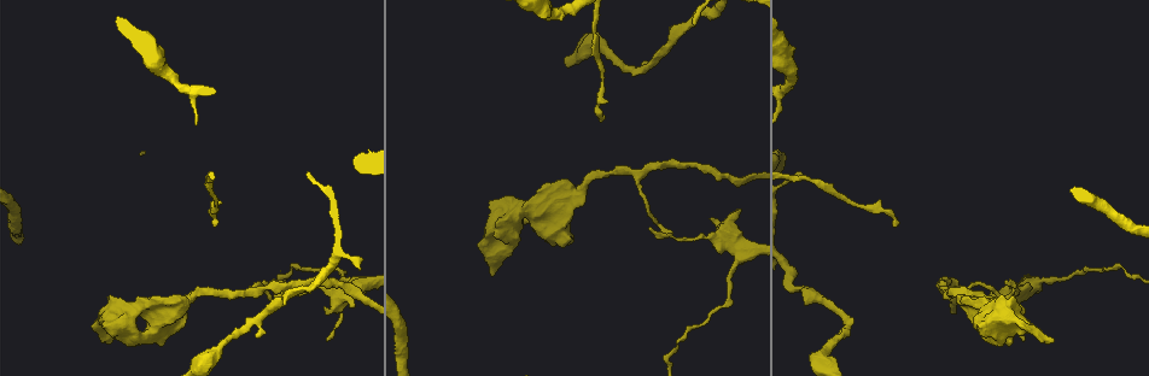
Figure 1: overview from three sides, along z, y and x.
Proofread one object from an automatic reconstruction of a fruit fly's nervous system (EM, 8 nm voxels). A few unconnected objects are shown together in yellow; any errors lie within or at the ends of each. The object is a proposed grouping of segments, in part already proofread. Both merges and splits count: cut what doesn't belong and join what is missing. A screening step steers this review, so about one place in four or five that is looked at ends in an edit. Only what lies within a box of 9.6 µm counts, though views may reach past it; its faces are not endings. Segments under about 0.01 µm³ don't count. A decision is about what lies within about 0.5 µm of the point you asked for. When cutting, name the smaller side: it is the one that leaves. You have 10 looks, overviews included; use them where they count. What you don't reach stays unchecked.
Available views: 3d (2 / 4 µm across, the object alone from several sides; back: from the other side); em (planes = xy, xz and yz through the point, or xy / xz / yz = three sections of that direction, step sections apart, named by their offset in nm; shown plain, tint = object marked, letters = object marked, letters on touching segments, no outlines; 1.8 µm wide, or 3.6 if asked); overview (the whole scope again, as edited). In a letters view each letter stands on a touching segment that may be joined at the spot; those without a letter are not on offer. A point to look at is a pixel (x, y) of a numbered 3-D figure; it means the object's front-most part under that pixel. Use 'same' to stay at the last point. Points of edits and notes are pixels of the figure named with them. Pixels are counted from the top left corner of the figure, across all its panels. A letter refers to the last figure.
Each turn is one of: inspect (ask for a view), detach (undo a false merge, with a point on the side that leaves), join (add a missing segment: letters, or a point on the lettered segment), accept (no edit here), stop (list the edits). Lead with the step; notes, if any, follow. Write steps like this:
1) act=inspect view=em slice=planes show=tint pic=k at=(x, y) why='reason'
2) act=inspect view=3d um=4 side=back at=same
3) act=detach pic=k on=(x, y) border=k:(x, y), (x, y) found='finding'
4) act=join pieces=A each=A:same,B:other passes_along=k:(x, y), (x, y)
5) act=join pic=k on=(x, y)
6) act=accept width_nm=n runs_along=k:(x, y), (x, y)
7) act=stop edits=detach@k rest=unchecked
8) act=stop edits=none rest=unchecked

act=inspect view=3d um=2 pic=1 at=(1010, 288) why='four arms meet'

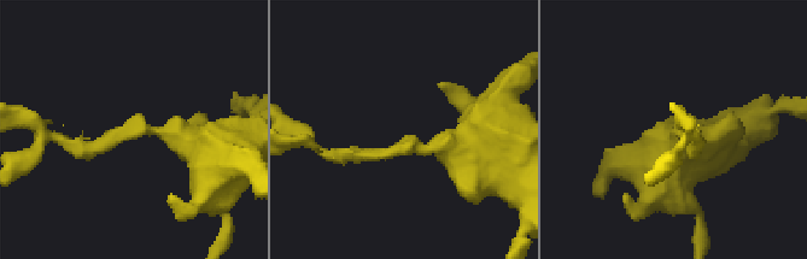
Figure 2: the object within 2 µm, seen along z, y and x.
act=inspect view=em slice=planes show=plain pic=2 at=(156, 128)

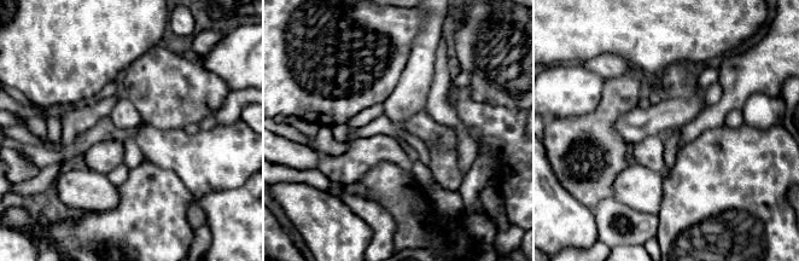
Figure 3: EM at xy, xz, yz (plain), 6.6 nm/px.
act=inspect view=em slice=planes show=letters at=same

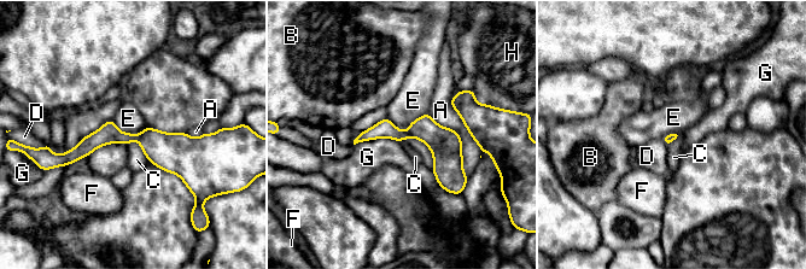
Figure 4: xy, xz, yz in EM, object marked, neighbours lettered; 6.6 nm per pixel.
act=detach pic=4 on=(171, 152) each=A:other,B:other,C:other,D:other,E:other,F:other,G:other,H:other border=4:(139, 135), (136, 139) found='a second cell is stuck on'

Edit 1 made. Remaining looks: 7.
act=inspect view=overview

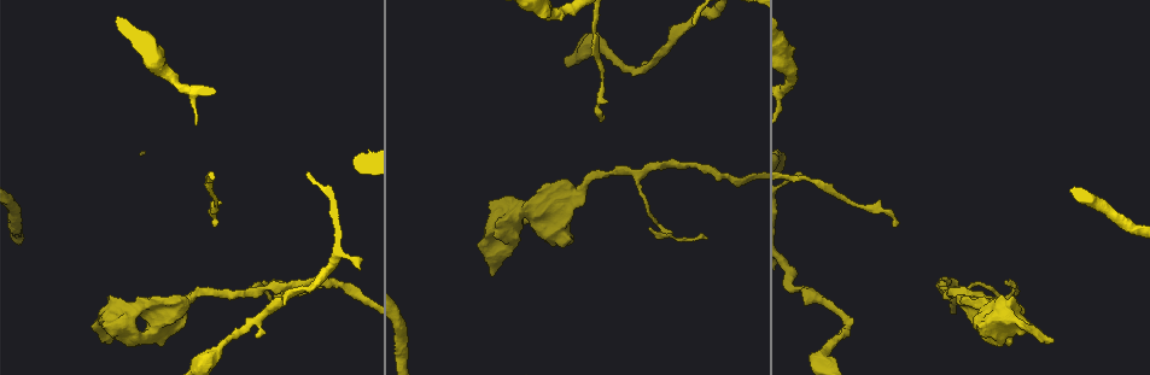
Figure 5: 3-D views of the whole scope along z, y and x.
act=inspect view=3d um=4 pic=5 at=(94, 328) why='stops while still wide'

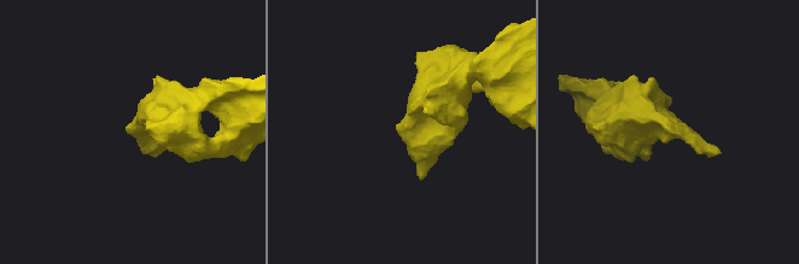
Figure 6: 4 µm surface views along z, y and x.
act=inspect view=em slice=planes show=letters pic=6 at=(402, 137) why='now the EM'

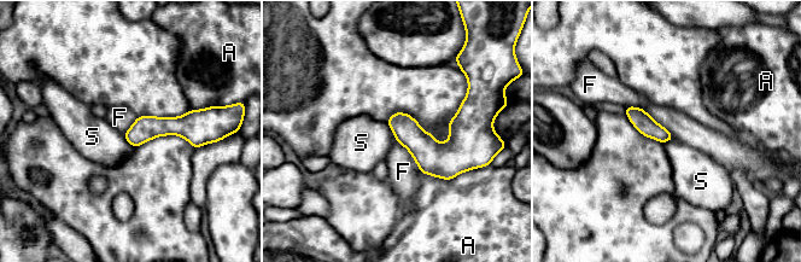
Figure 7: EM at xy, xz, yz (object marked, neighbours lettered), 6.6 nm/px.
act=accept each=A:other,F:other,S:other runs_along=7:(199, 129), (147, 127), (128, 137) found='no lettered segment goes on from it'

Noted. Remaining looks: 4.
act=inspect view=em um=3.6 slice=xy step=16 show=tint pic=5 at=(248, 290) why='side arm on a straight run'

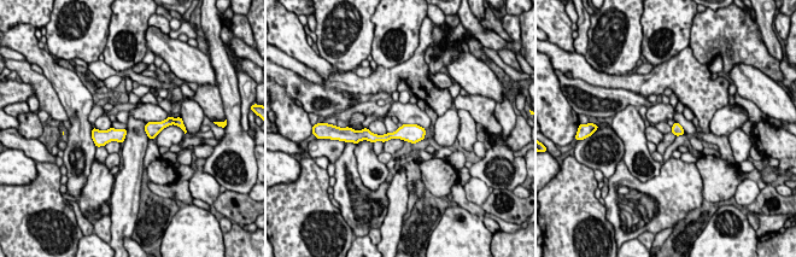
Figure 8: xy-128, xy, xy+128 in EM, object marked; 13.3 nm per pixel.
act=inspect view=em um=3.6 slice=xy step=16 show=letters at=same

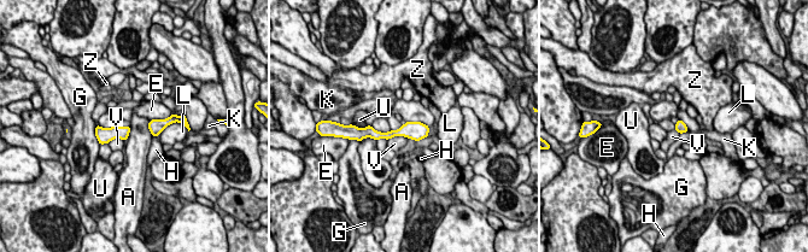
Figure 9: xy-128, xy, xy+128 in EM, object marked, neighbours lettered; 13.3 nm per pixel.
act=accept longest_contact=E:340nm each=A:other,E:other,G:other,H:other,K:other,L:other,U:other,V:other,Z:other runs_along=9:(426, 129), (370, 133) found='one cell here'

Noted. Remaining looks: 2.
act=inspect view=em slice=planes show=letters pic=5 at=(795, 289) why='narrows sharply'

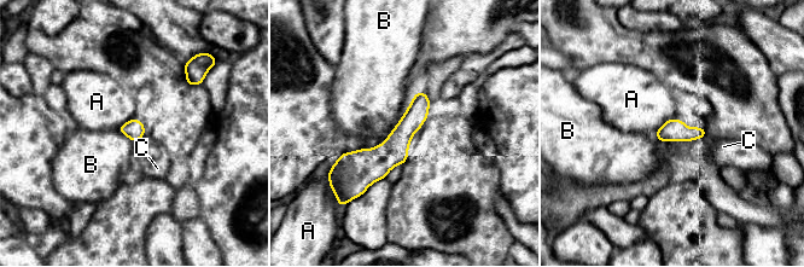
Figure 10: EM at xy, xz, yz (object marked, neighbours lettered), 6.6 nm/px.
act=accept width_nm=140 each=A:other,B:other,C:other found='all the same cell'

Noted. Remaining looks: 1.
act=stop edits=detach@4 rest=unchecked

